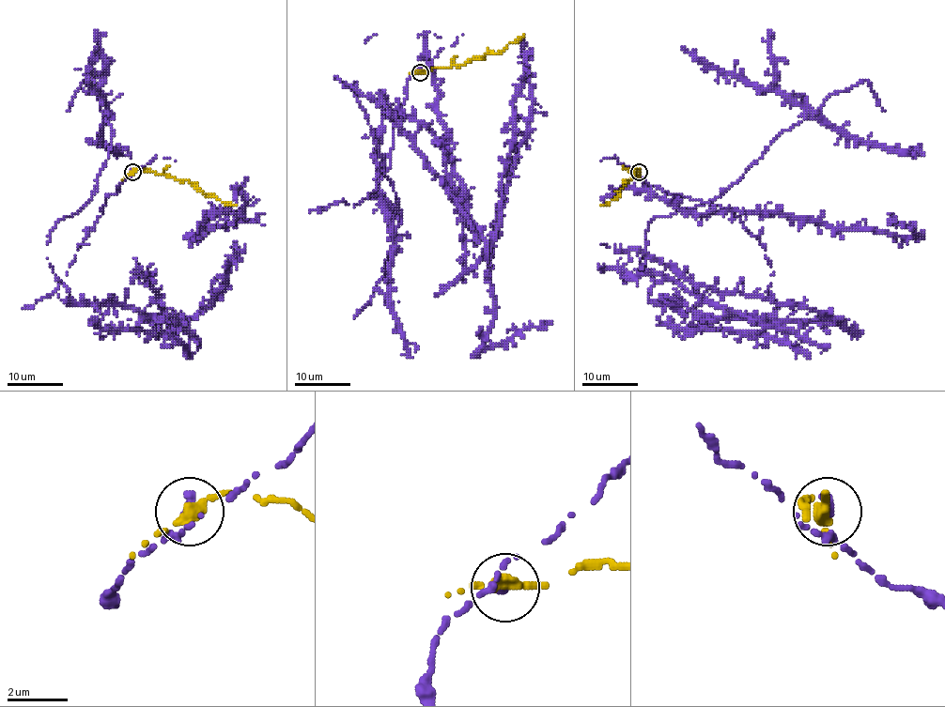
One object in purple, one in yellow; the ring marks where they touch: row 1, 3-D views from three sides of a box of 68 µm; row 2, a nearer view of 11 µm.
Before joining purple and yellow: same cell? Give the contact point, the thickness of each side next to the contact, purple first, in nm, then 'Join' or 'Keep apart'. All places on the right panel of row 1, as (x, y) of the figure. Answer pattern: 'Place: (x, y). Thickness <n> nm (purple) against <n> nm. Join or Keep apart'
Place: (639, 172). Thickness 240 nm (purple) against 320 nm. Keep apart

